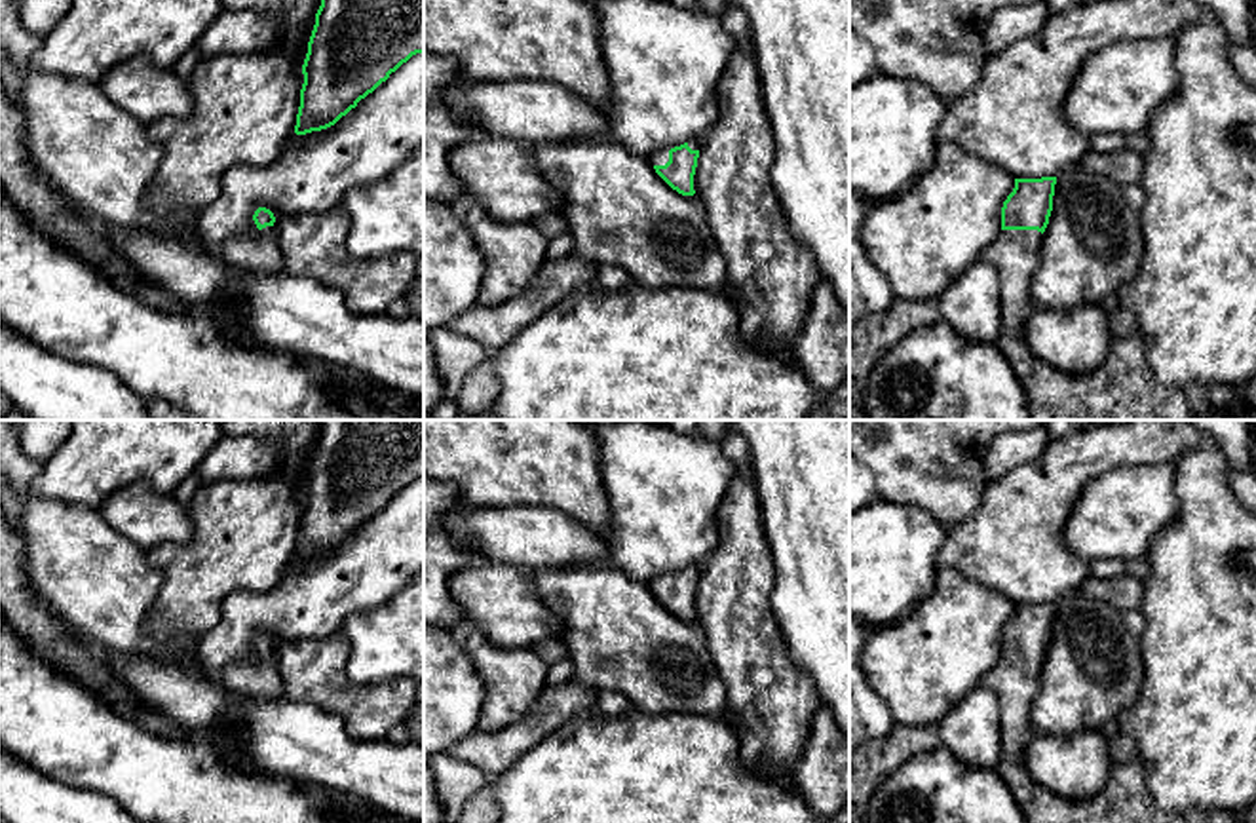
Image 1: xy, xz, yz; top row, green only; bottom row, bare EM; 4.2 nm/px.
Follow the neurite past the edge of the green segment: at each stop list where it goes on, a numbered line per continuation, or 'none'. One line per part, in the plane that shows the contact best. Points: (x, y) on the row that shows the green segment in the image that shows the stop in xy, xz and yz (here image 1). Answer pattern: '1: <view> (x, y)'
1: yz (1123, 388)

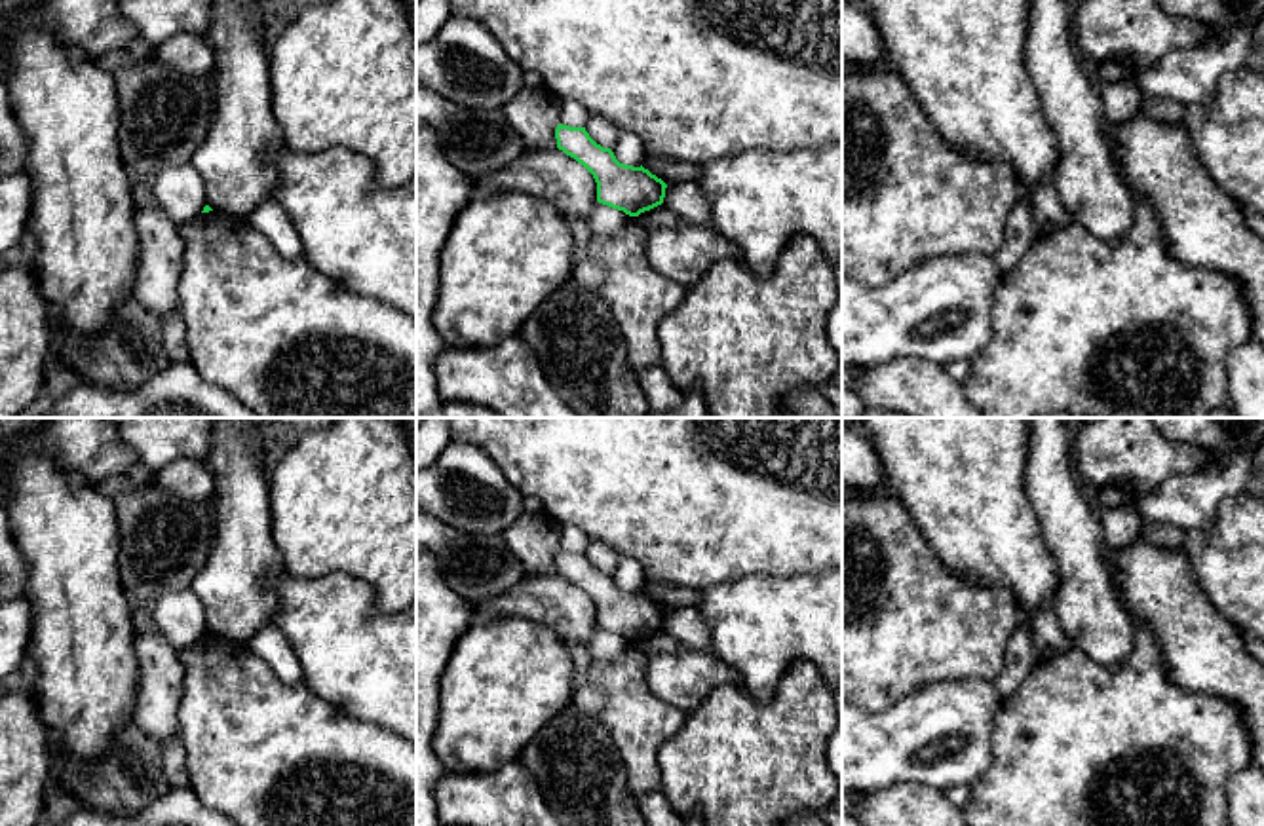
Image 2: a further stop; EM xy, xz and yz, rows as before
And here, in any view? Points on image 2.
none

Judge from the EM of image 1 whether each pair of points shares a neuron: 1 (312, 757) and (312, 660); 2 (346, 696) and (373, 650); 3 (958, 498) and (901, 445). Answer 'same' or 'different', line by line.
1: different
2: different
3: same

